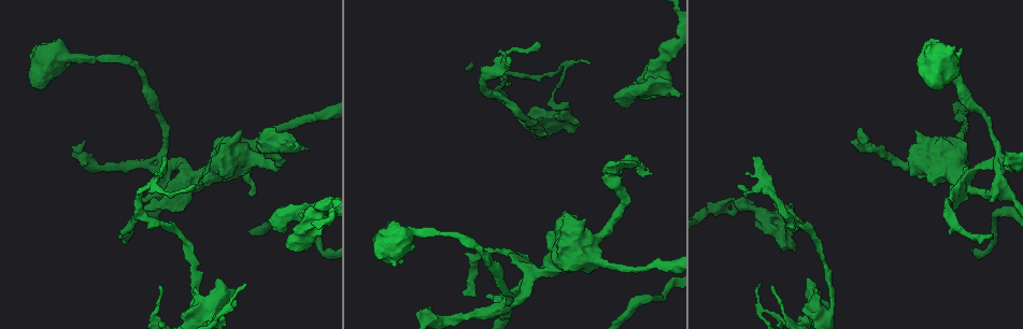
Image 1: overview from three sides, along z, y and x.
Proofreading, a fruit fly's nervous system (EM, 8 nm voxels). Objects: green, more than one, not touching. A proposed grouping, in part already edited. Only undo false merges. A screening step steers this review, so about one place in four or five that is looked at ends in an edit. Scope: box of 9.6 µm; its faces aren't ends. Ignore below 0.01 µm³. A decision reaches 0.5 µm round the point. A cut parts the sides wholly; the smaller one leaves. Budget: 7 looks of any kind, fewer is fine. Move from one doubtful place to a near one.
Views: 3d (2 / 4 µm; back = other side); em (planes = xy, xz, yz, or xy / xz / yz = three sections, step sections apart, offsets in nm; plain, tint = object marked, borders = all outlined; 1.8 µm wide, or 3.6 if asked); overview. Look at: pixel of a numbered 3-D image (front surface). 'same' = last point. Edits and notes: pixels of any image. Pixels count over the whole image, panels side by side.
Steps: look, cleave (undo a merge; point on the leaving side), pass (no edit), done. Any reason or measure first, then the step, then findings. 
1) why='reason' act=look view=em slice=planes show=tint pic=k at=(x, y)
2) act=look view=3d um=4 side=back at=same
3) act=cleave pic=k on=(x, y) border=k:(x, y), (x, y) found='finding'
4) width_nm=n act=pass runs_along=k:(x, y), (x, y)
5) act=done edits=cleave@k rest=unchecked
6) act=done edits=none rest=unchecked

why='a fork' act=look view=3d um=4 pic=1 at=(563, 69)

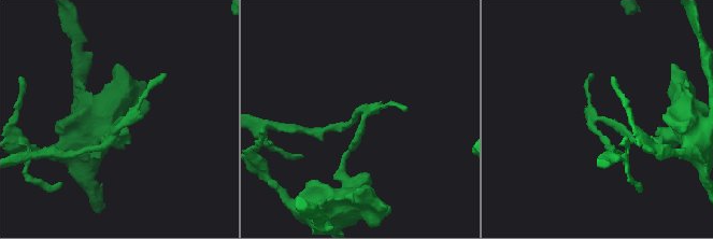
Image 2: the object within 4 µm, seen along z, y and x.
act=look view=em slice=planes show=tint pic=2 at=(120, 120)

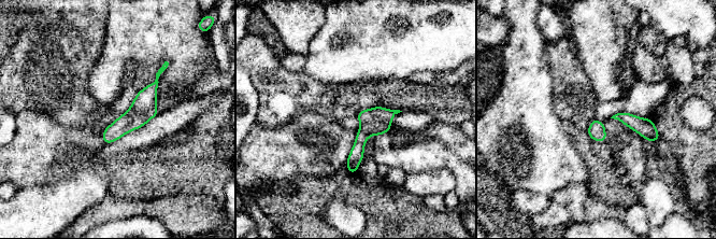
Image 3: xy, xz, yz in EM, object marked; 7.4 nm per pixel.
act=cleave pic=3 on=(377, 113) border=3:(389, 121), (369, 121), (361, 124) found='a second neuron is stuck on'

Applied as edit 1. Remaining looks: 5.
why='three arms meet' act=look view=em slice=planes show=plain pic=1 at=(160, 163)

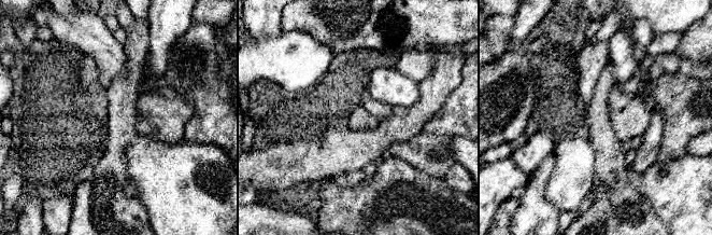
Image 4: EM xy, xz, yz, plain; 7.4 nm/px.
act=look view=em slice=planes show=tint at=same

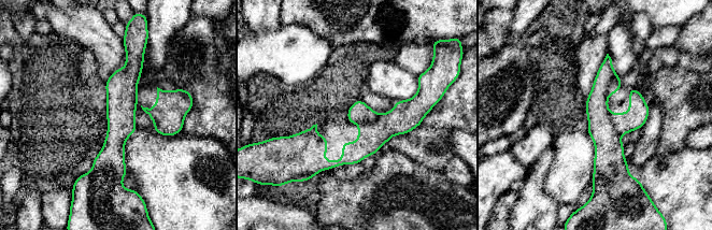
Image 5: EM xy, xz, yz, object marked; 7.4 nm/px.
act=cleave pic=5 on=(371, 135) border=5:(380, 115), (373, 121), (359, 124) found='a second neuron is stuck on'

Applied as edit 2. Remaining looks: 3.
why='redraw' act=look view=overview

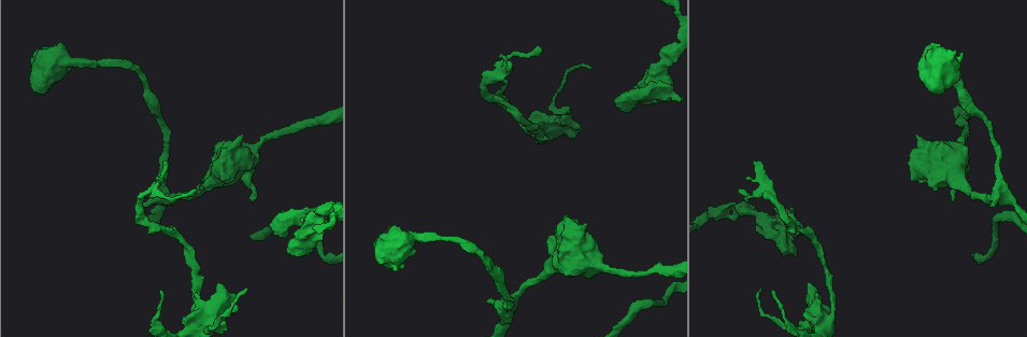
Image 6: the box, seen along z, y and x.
why='sudden change in width' act=look view=em slice=planes show=tint pic=6 at=(921, 146)

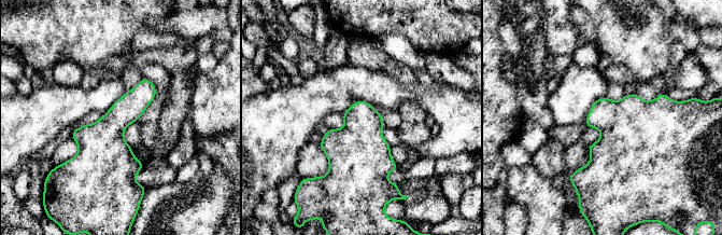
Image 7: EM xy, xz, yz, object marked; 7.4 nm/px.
act=pass found='one neuron here'

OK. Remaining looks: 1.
act=done edits=cleave@3,cleave@5 rest=unchecked

